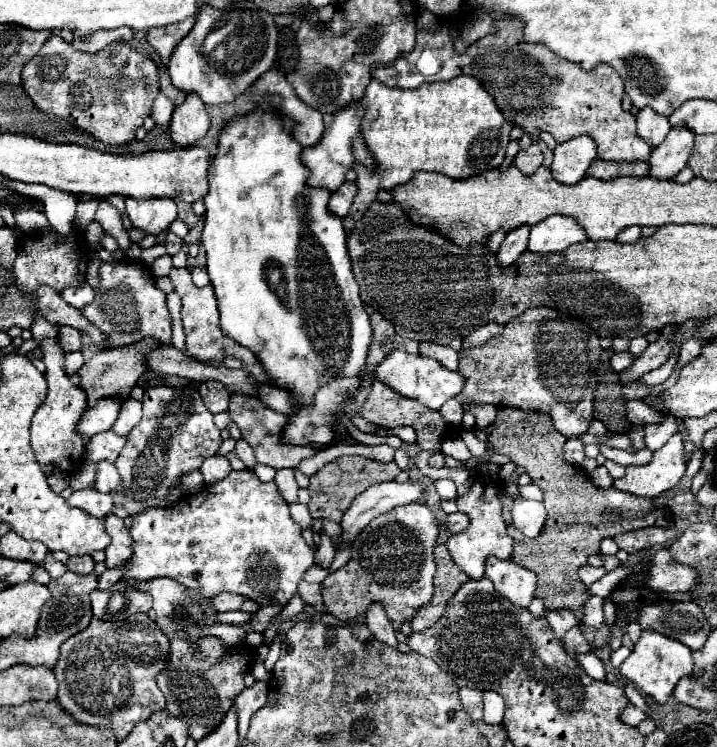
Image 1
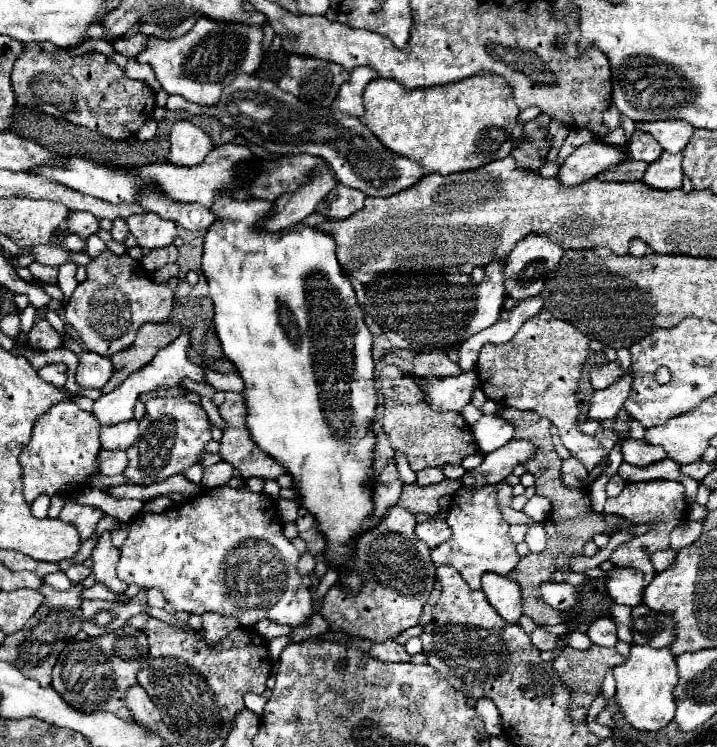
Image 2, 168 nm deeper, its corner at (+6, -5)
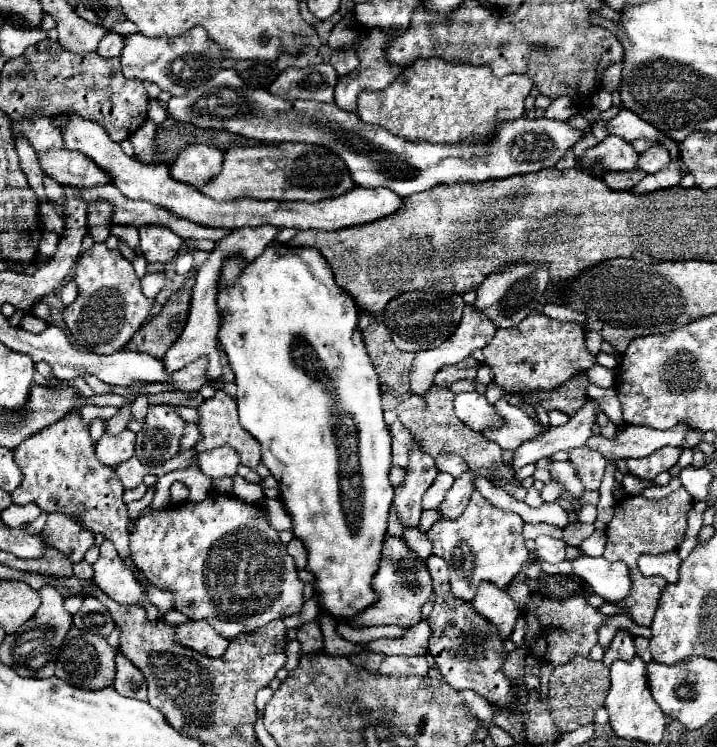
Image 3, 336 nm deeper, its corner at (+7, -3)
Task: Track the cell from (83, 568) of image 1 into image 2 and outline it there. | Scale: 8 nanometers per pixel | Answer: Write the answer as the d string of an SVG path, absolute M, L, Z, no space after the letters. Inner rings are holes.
M80 563L70 565L68 571L66 571L66 577L68 577L72 583L82 583L88 575L90 575L90 569L84 567L84 565L80 565Z

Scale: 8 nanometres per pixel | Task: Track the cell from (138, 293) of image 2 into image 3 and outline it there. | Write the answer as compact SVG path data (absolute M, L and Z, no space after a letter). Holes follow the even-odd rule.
M95 243L91 249L83 251L75 263L73 281L79 287L79 297L65 309L63 317L75 343L99 355L123 349L133 333L145 323L153 305L153 301L141 293L133 265L119 251L107 249L105 243Z

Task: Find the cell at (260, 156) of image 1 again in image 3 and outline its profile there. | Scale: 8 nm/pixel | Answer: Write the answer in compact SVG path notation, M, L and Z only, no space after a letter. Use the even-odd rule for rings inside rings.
M273 243L251 265L245 265L243 273L239 273L237 265L239 265L237 261L231 261L231 265L227 265L227 281L231 281L231 293L223 293L223 301L219 301L219 305L223 305L223 329L219 333L219 343L221 349L227 353L229 365L235 373L239 421L261 443L263 463L267 465L271 475L279 481L283 505L293 521L291 531L299 541L303 541L307 549L307 569L315 575L315 595L319 599L321 611L331 615L335 621L347 621L379 601L377 593L371 587L371 579L377 573L377 565L381 561L381 547L387 533L387 517L393 503L393 489L389 483L391 433L383 421L379 375L373 369L361 331L357 329L359 309L355 301L351 301L351 297L337 287L335 279L331 277L331 269L327 269L327 261L323 261L323 257L319 257L319 253L315 253L313 249L293 253L285 245Z

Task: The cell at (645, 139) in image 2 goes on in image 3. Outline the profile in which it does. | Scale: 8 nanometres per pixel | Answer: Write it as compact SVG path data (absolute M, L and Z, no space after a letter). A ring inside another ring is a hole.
M655 145L655 147L647 149L645 153L641 153L637 167L645 173L657 173L657 171L665 169L669 165L669 161L671 161L669 151L663 145Z

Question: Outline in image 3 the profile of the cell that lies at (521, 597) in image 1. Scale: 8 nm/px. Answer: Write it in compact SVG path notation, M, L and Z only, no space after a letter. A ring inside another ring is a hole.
M491 583L479 585L477 595L473 599L473 607L483 619L497 627L503 641L511 637L515 621L521 611L505 589L495 589L495 585Z

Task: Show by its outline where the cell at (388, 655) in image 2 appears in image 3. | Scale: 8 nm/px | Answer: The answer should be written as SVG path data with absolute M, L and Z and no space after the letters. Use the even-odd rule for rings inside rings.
M393 655L393 657L385 657L379 673L387 675L387 677L413 677L413 675L427 675L429 665L427 659L423 655L415 655L415 657L405 657L405 655Z

